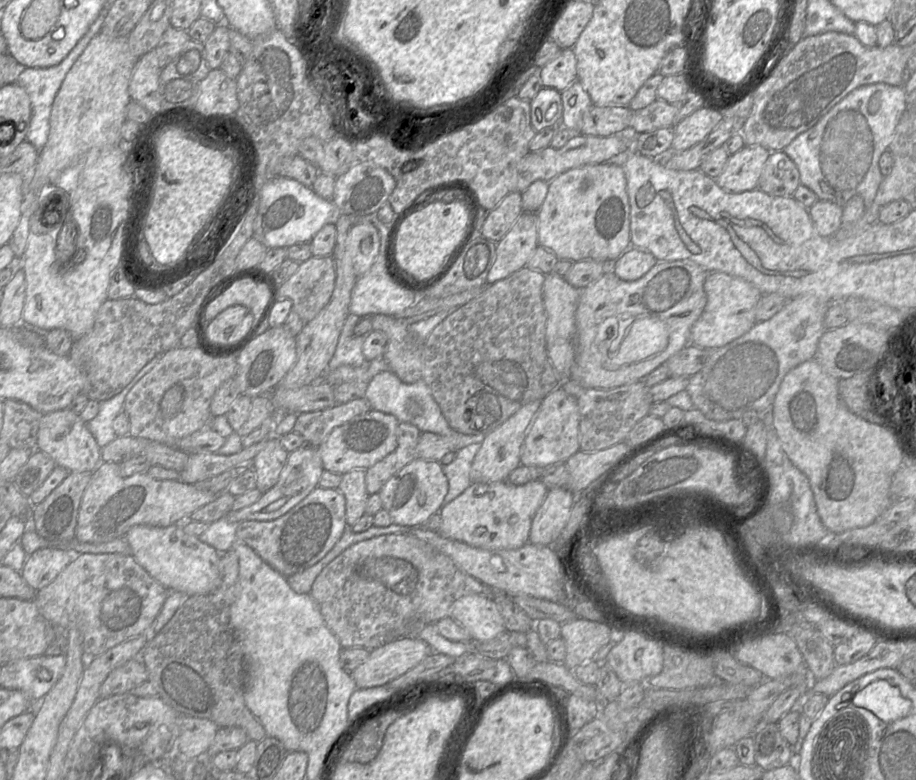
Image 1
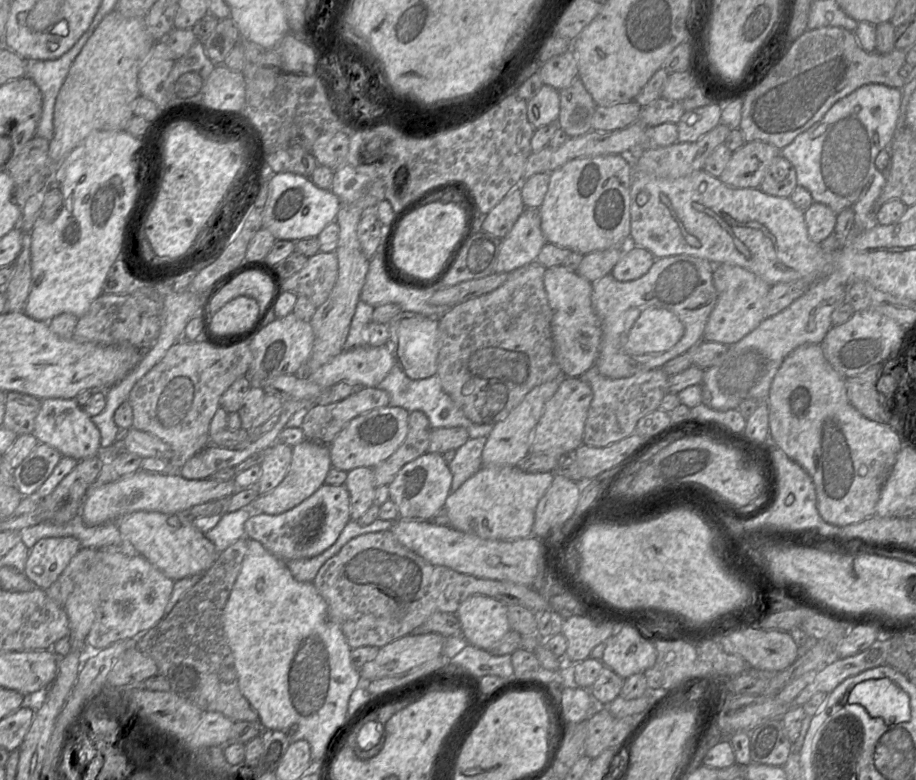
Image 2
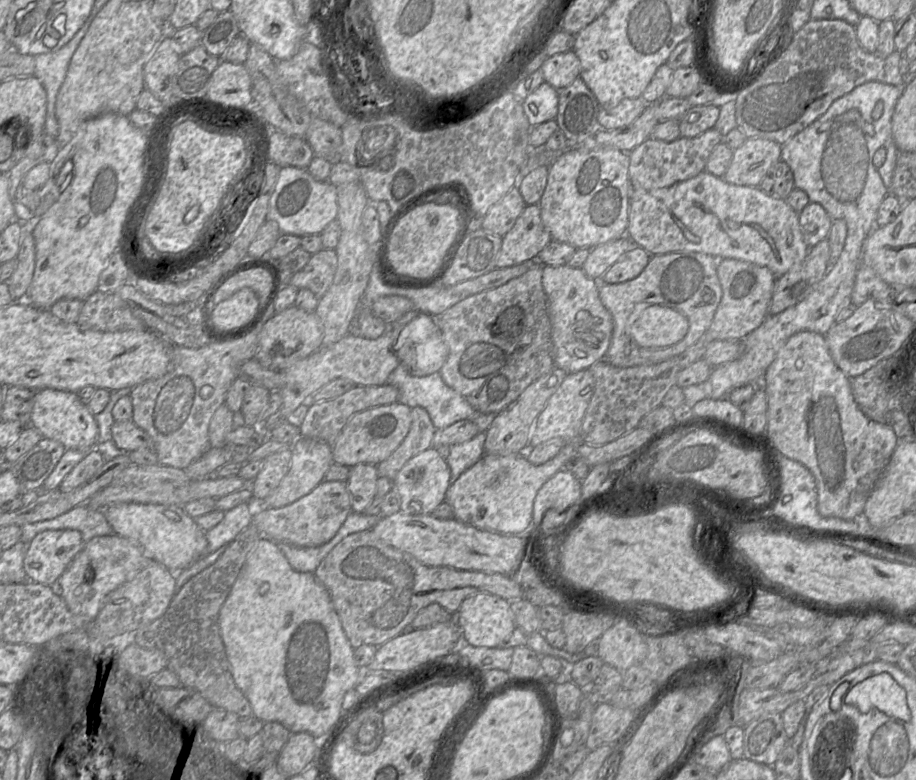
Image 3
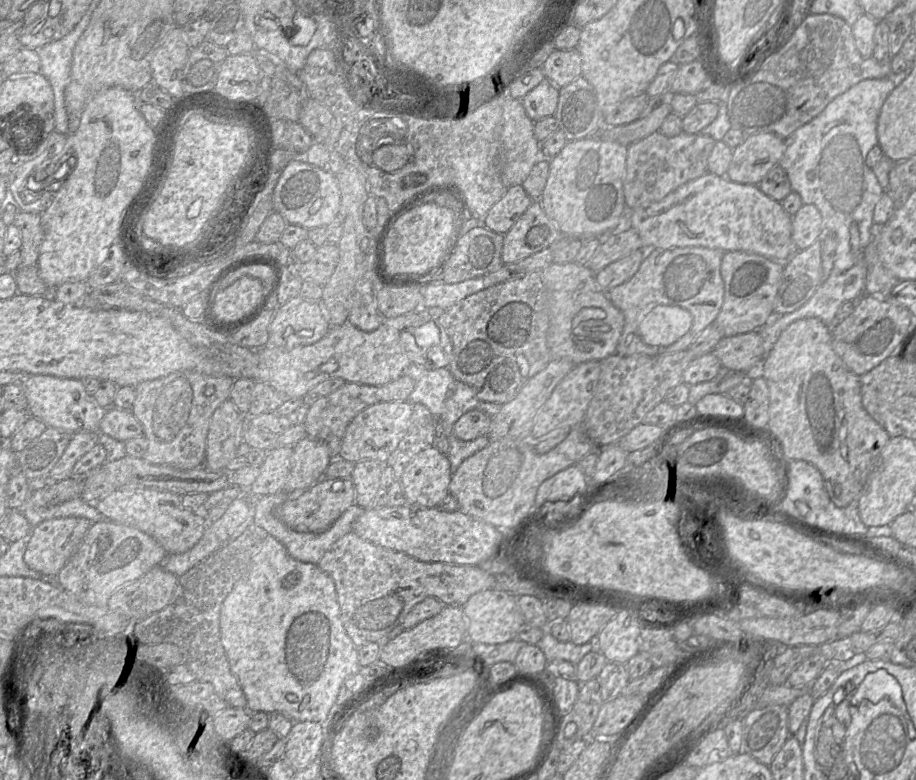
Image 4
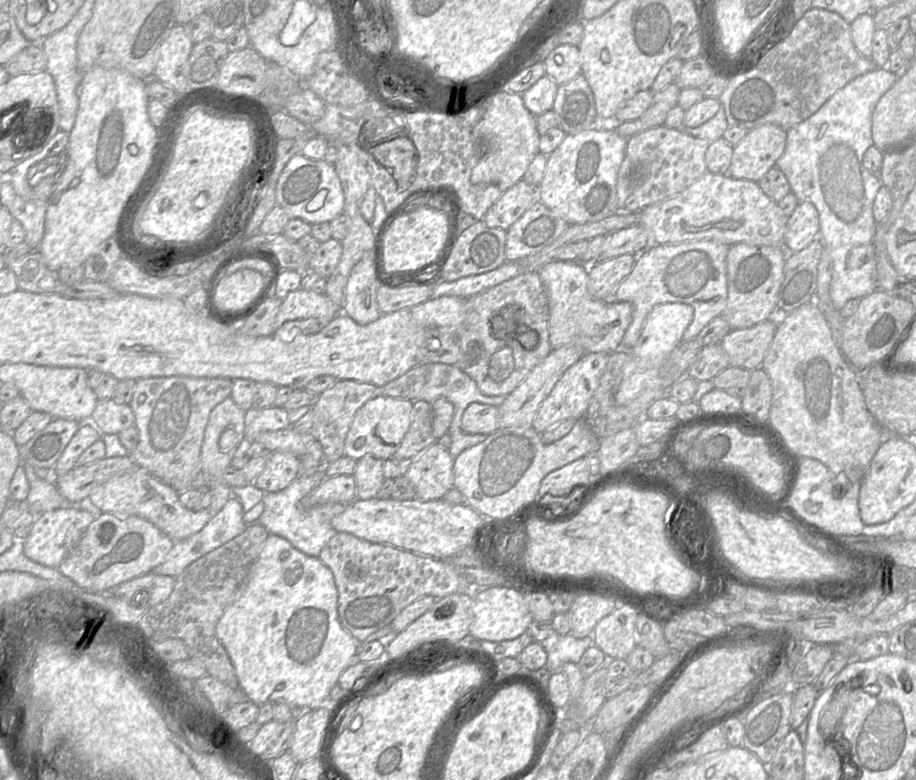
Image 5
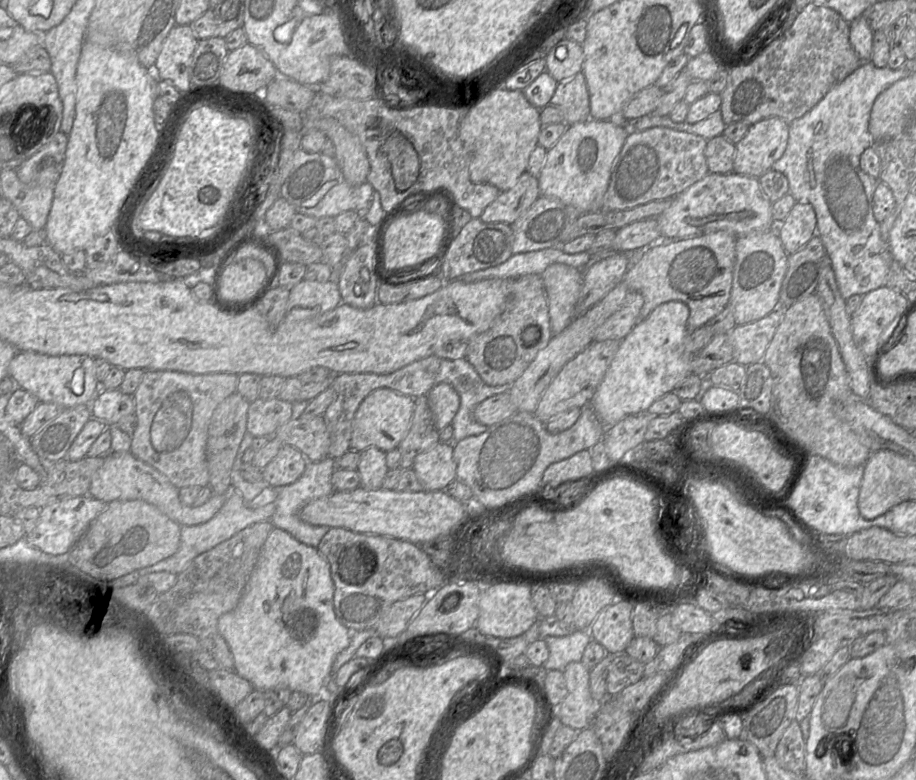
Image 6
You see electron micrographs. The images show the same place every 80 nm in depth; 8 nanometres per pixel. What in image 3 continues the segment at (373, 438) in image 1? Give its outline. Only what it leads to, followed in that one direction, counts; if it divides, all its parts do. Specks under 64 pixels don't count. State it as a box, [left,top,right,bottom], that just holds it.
[332,402,411,468]

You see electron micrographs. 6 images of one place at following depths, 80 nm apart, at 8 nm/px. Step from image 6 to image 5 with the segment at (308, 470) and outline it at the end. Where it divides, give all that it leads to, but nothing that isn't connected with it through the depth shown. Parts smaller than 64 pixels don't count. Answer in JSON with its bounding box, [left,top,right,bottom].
[258,467,347,557]

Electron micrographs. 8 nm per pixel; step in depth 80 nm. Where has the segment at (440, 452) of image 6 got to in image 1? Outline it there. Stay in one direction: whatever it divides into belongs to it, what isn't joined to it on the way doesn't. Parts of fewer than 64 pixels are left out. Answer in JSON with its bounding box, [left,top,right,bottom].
[379,458,449,527]

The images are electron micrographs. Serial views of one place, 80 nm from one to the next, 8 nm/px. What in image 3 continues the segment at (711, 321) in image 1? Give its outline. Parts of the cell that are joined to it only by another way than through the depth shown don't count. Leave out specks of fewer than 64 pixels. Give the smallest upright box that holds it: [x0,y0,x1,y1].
[708,259,776,340]

